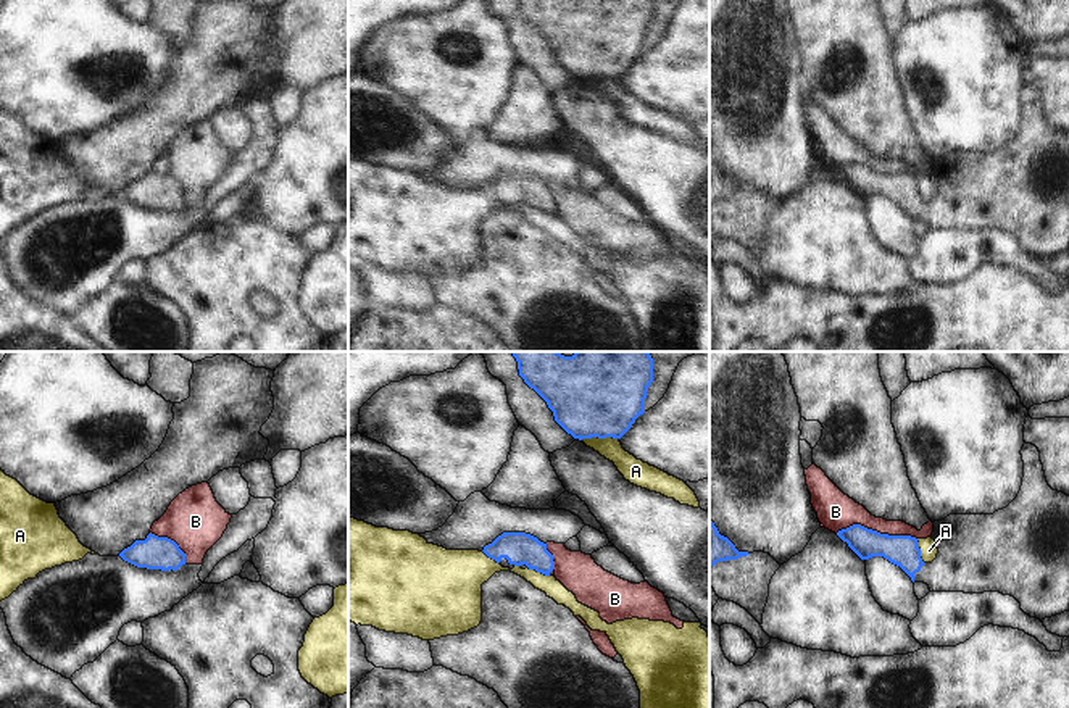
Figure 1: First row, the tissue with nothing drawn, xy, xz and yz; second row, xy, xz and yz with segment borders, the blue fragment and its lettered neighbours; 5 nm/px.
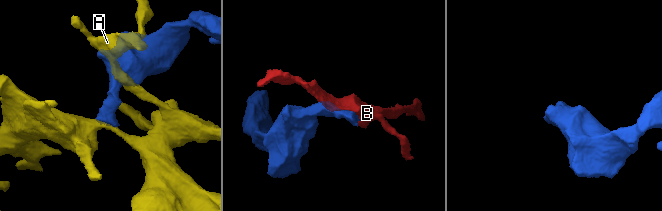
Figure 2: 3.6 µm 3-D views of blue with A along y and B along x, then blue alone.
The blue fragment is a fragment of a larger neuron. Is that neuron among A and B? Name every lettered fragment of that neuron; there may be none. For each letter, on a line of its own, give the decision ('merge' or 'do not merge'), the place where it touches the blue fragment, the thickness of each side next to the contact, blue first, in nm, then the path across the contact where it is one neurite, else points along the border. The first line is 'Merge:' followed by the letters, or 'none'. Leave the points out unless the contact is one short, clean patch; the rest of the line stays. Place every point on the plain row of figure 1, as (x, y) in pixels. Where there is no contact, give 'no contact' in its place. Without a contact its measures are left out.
Merge: none
A: do not merge | xz (598, 76) | 380/120 nm
B: do not merge | yz (876, 170) | 160/190 nm

